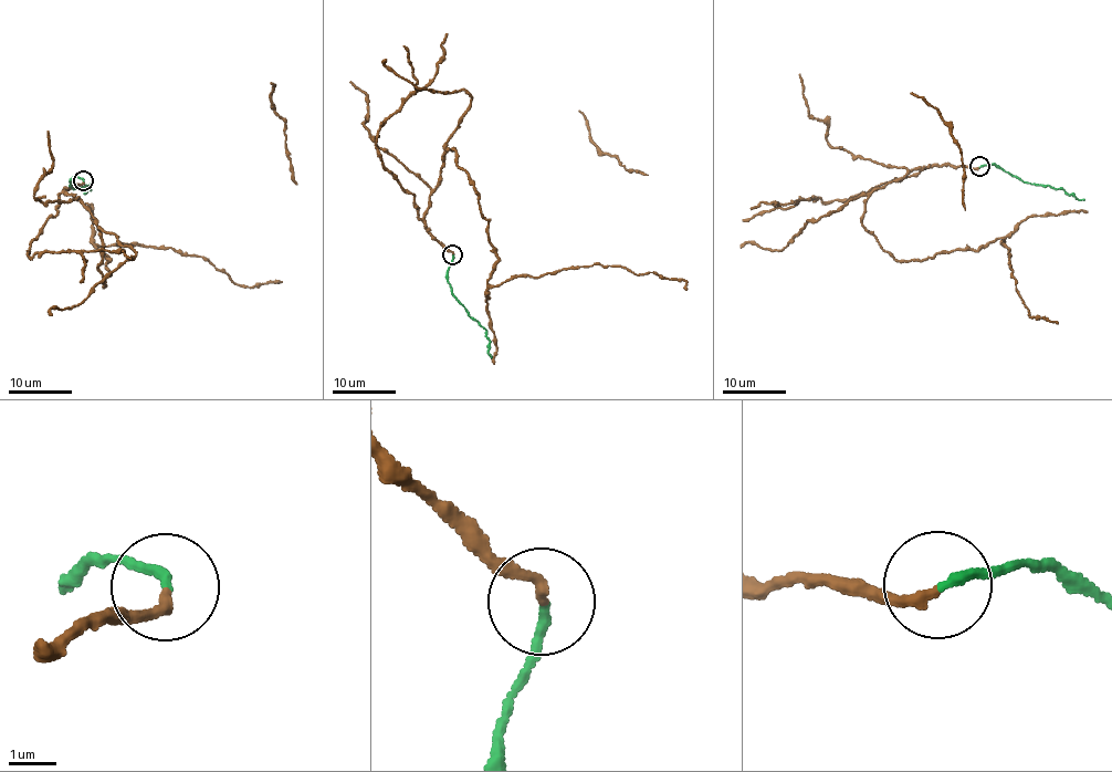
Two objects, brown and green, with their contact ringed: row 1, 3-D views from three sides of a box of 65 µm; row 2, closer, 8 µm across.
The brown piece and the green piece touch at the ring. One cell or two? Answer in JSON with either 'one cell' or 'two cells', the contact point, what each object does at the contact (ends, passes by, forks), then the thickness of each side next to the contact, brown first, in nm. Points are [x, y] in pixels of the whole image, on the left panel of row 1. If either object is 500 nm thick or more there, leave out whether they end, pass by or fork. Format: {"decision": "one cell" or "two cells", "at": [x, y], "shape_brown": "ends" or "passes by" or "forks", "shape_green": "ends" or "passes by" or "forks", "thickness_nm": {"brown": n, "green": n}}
{"decision": "two cells", "at": [83, 180], "shape_brown": "ends", "shape_green": "ends", "thickness_nm": {"brown": 200, "green": 200}}

